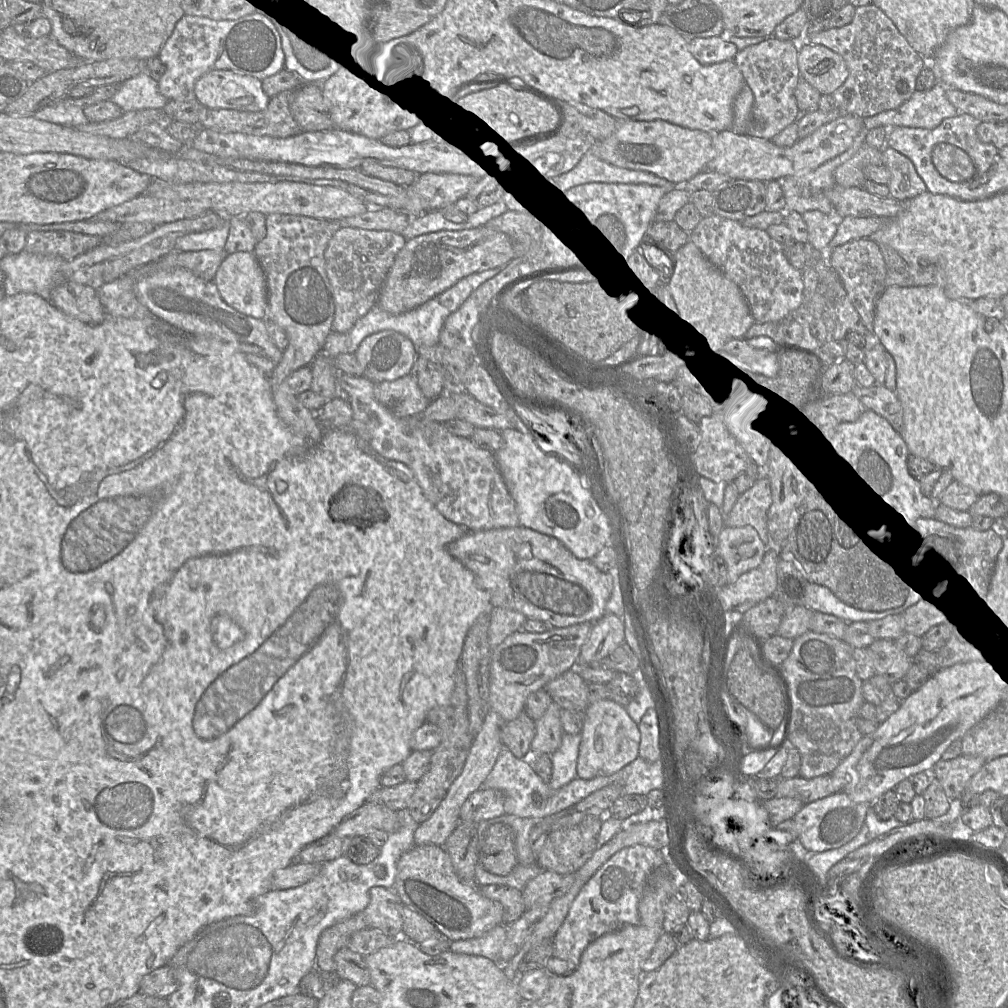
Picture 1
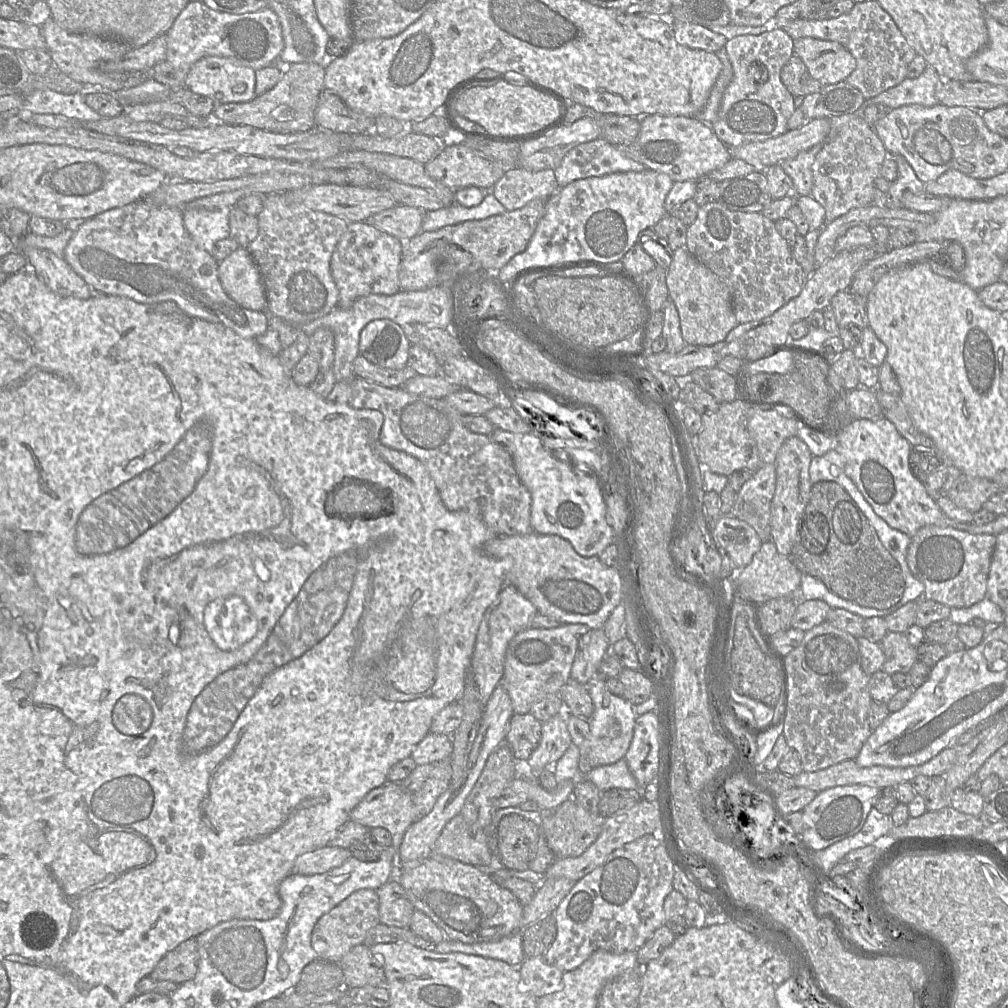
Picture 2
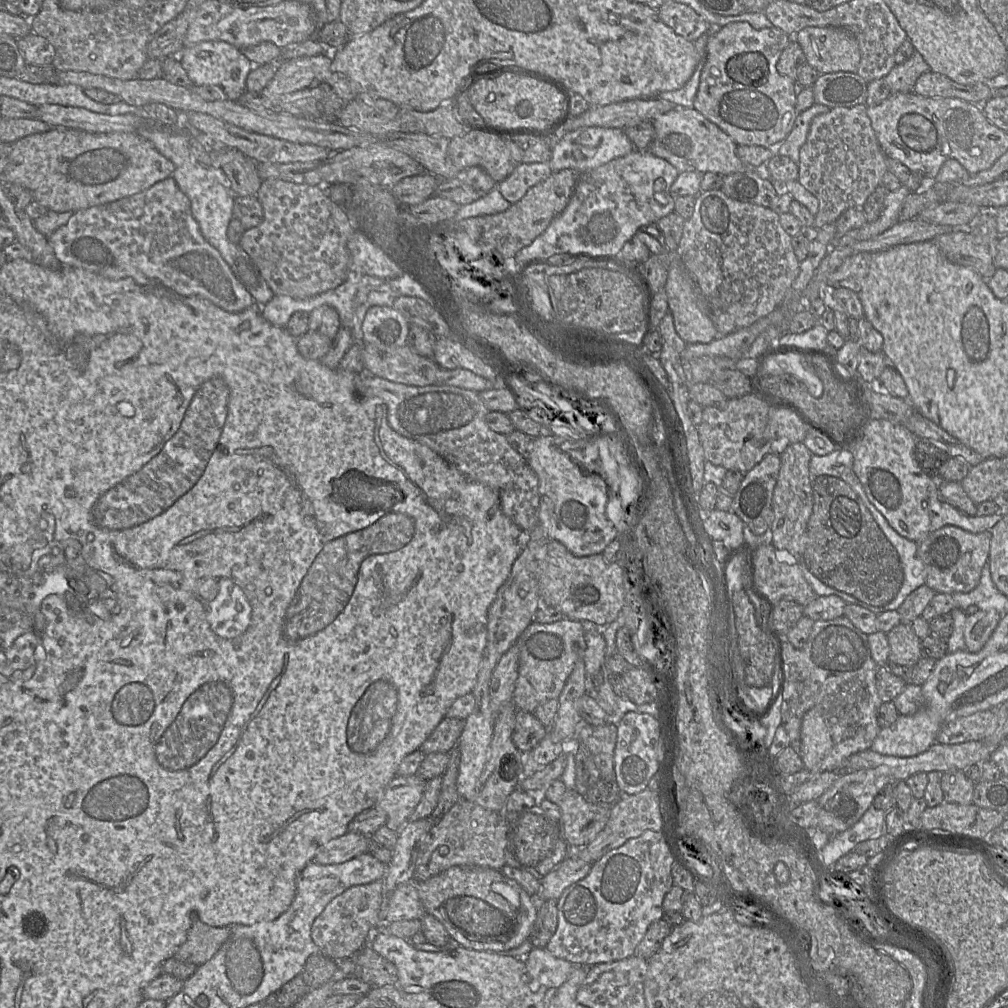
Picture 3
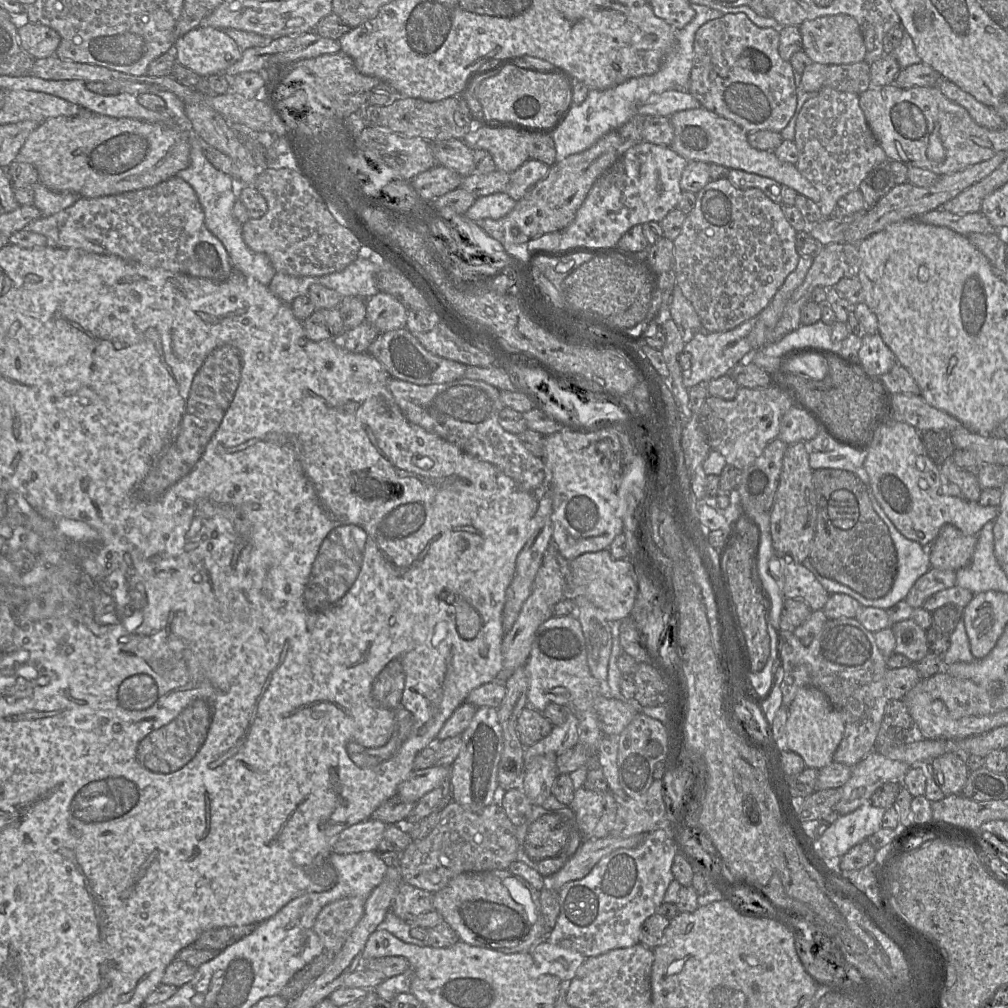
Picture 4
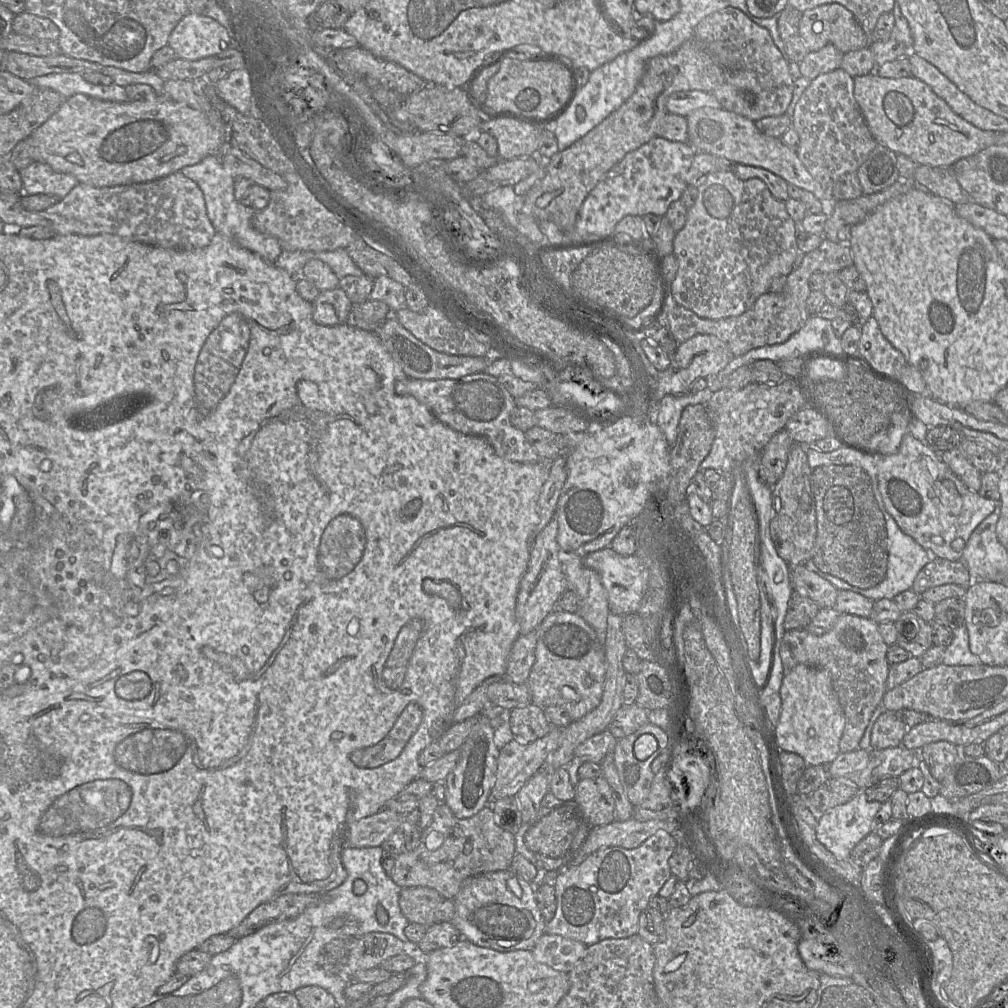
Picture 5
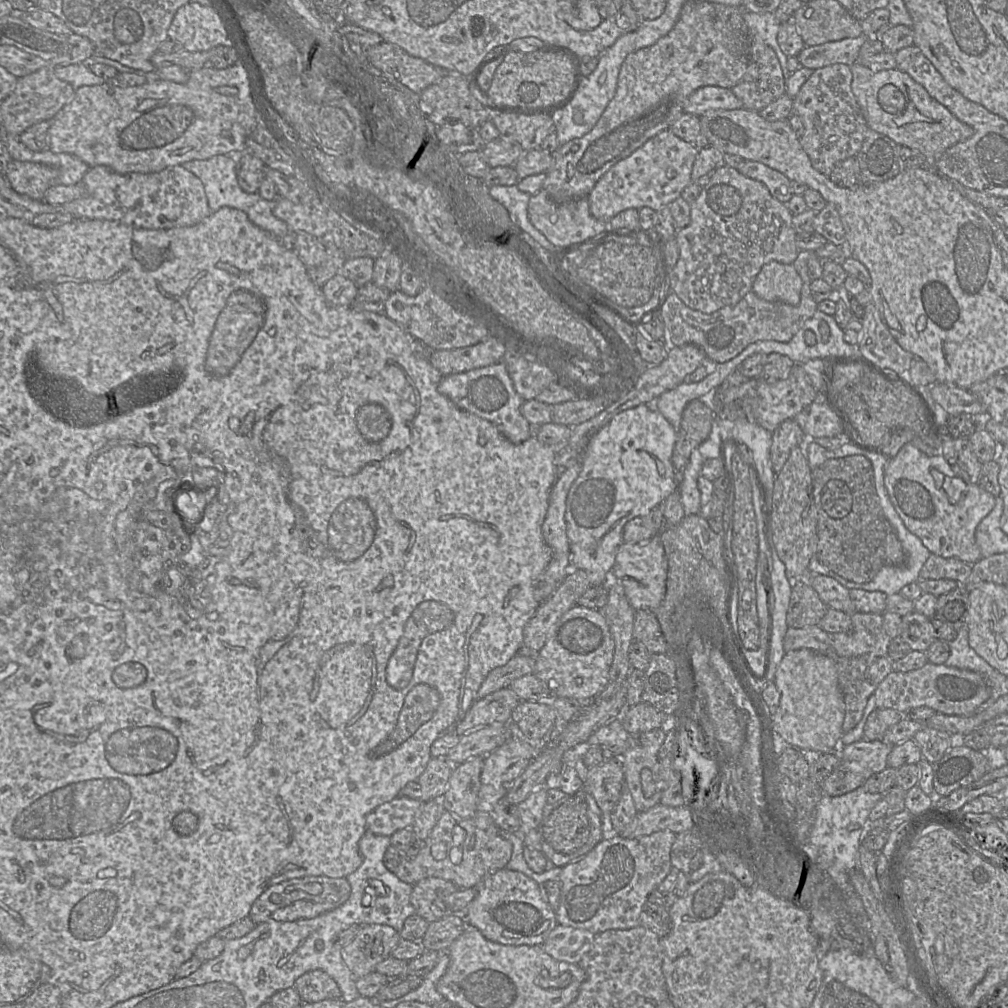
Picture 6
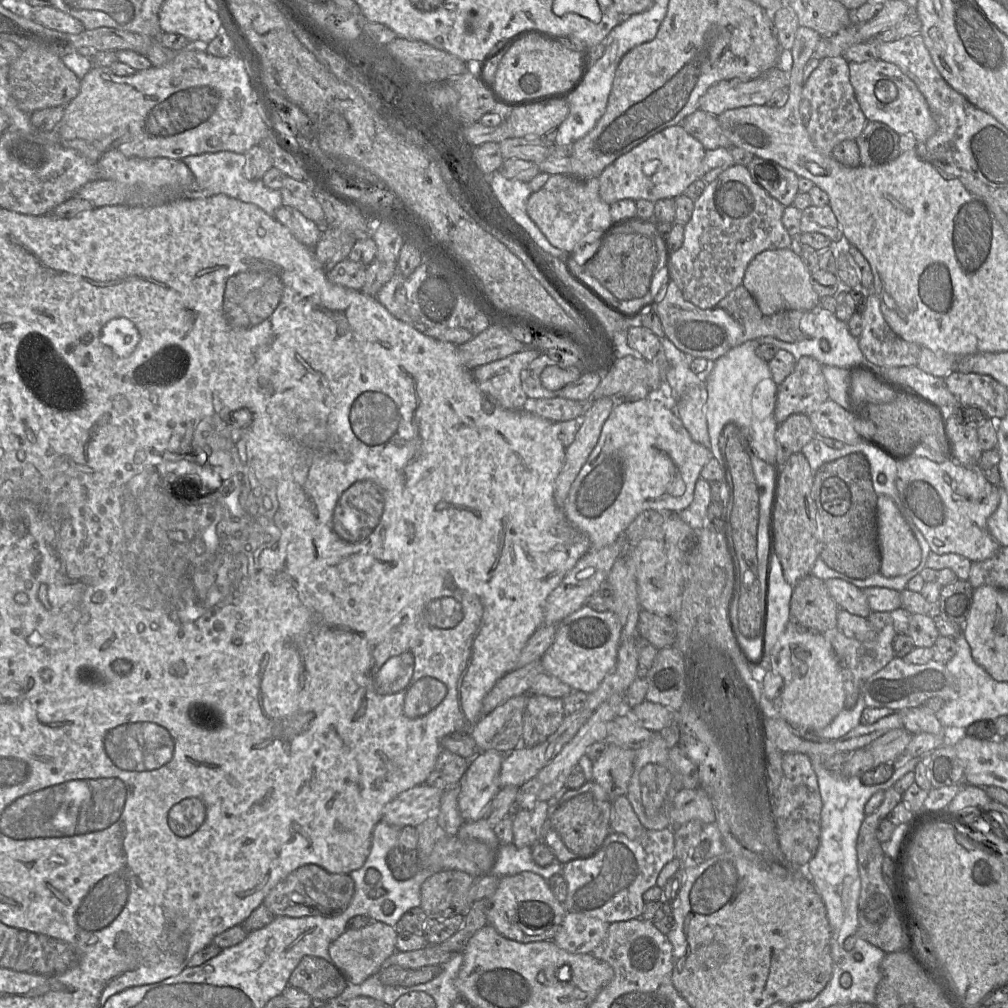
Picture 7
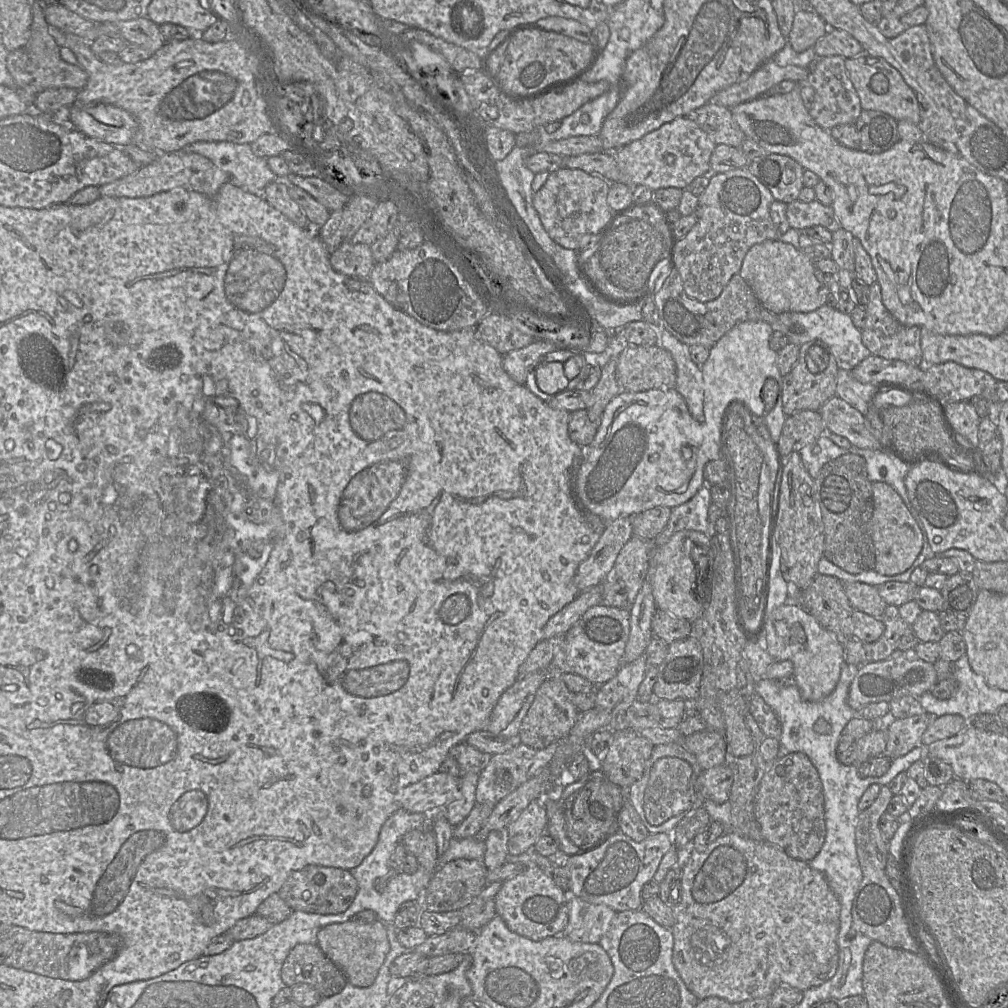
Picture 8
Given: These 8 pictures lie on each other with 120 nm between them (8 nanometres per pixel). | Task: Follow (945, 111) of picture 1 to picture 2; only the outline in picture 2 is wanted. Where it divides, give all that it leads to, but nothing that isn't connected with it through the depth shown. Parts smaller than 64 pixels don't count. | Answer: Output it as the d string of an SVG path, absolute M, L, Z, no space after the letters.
M927 64L924 72L917 78L904 79L900 84L884 91L872 99L866 100L855 112L862 116L864 108L871 104L882 104L889 109L895 109L905 105L921 105L931 107L939 104L936 98L936 85L943 80L936 70Z

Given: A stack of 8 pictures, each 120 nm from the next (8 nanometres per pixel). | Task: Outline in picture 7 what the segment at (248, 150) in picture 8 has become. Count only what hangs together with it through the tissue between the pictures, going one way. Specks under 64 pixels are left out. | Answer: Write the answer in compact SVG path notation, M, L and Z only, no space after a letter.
M219 151L190 155L182 159L195 177L195 185L202 195L225 194L242 202L252 203L274 216L275 211L283 205L281 191L267 188L262 179L251 181L243 174L245 155L232 151Z

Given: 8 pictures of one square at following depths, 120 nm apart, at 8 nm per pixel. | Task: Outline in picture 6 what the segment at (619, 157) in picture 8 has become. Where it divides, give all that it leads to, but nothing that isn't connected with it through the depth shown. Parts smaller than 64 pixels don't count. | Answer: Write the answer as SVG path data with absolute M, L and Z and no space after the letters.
M669 129L659 132L600 177L587 196L591 214L609 222L616 214L629 208L649 207L657 211L669 206L692 182L692 167L698 152L698 147L679 138Z

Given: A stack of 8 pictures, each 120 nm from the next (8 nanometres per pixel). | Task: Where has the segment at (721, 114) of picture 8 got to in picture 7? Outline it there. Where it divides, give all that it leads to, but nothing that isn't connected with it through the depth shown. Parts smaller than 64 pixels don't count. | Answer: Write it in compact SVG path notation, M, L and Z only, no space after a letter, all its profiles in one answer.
M697 109L683 119L680 123L683 128L694 138L701 142L705 150L719 147L730 148L730 140L722 131L717 116Z

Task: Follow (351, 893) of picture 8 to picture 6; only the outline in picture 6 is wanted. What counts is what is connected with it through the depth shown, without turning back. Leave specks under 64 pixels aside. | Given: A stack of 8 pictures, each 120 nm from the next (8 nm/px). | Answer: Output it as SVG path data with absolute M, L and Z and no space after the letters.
M305 876L274 884L267 888L252 904L248 917L256 924L266 920L281 922L312 919L346 902L351 887L345 877Z

